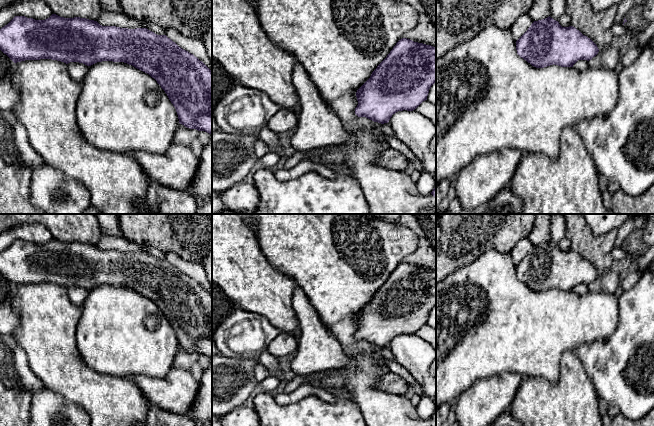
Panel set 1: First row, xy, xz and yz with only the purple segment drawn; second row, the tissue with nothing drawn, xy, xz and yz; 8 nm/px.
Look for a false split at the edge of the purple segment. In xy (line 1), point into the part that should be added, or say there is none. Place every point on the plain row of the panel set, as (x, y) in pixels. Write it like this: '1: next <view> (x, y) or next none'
1: next none

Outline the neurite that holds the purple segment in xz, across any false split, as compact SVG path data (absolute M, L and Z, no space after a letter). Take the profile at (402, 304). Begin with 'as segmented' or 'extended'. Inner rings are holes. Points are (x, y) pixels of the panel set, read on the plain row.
as segmented; M400 263L357 314L355 338L381 348L398 335L413 335L436 307L436 271Z

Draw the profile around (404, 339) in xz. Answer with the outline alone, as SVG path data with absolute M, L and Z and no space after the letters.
M398 335L388 348L395 361L402 365L420 384L424 394L433 400L436 397L436 378L429 374L429 367L436 359L436 350L419 336Z

